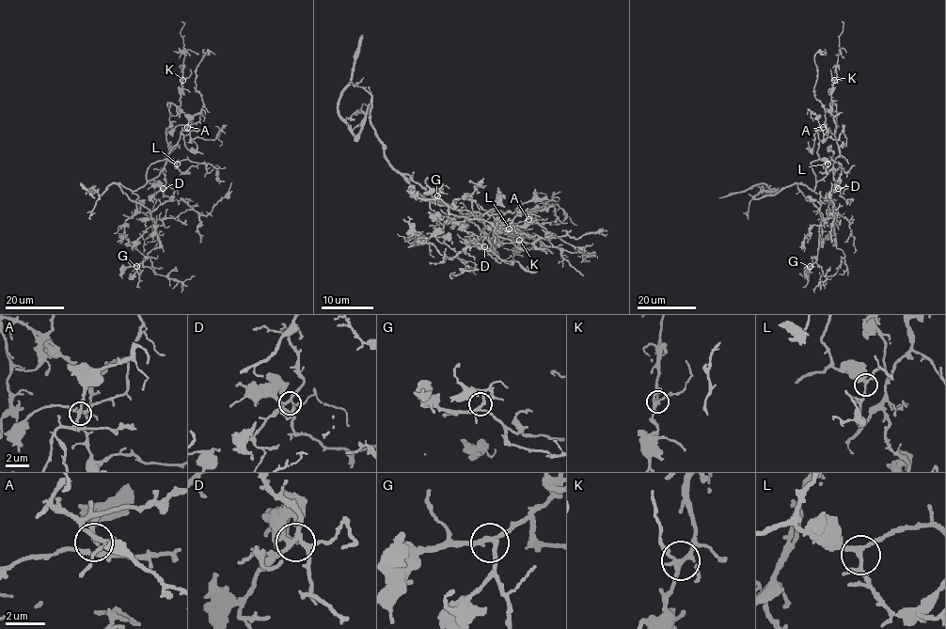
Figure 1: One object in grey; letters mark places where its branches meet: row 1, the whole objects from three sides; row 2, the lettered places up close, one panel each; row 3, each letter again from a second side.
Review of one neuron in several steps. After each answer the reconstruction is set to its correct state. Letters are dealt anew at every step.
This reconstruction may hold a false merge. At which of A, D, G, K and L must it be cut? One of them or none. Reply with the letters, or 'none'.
none

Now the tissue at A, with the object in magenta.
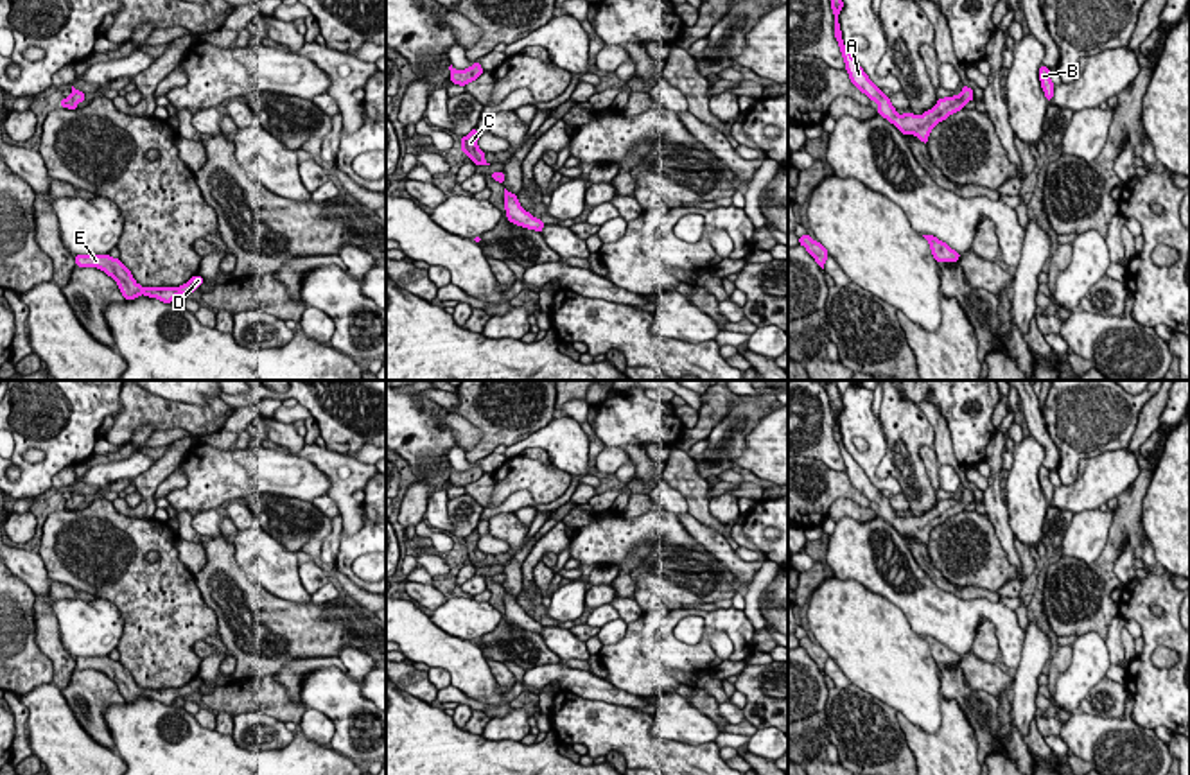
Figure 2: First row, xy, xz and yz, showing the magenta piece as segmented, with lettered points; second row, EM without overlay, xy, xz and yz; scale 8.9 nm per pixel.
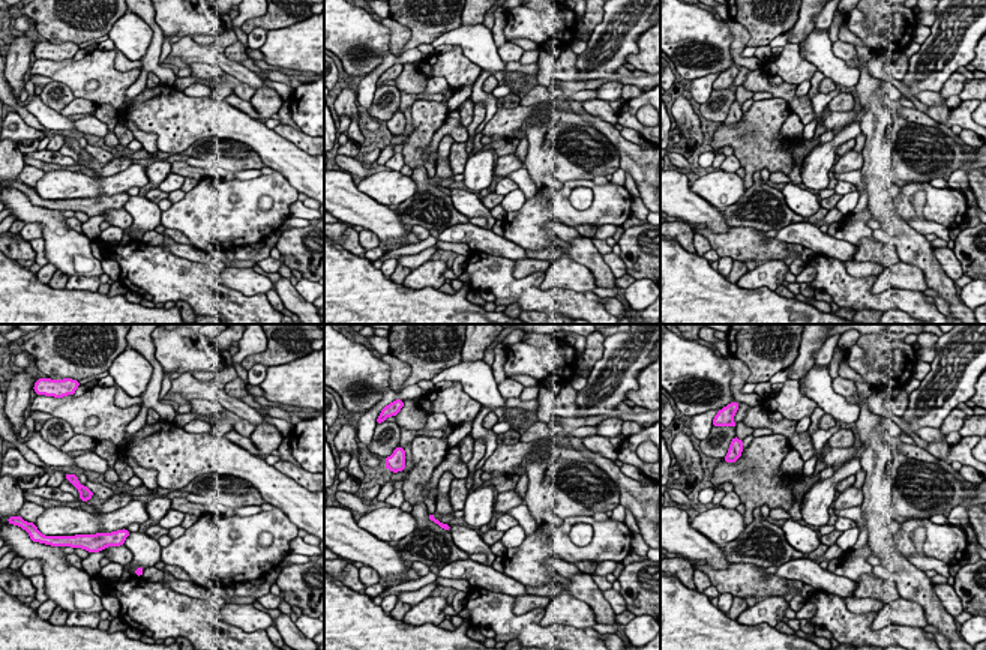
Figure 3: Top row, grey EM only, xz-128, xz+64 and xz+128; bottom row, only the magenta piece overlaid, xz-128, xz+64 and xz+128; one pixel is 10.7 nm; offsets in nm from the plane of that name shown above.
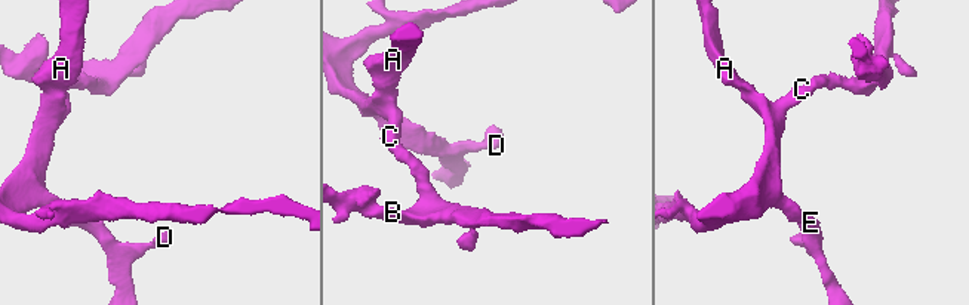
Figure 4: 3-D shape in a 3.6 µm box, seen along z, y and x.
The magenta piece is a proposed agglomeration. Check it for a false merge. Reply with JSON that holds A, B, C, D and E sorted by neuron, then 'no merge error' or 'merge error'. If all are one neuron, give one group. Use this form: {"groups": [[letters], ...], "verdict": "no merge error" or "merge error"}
{"groups": [["A", "B", "C", "D", "E"]], "verdict": "no merge error"}

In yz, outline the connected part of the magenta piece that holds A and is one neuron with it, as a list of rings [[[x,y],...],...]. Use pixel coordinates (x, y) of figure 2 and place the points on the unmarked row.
[[[831,380],[826,386],[826,393],[831,402],[831,411],[835,416],[835,440],[838,443],[845,472],[849,475],[851,484],[865,495],[871,502],[878,504],[878,515],[887,520],[890,526],[894,526],[903,536],[914,536],[917,538],[923,545],[928,545],[930,533],[942,522],[946,522],[949,517],[964,511],[964,508],[973,502],[973,492],[967,488],[962,488],[960,497],[953,499],[944,499],[939,501],[937,506],[924,513],[923,517],[912,517],[906,513],[905,517],[897,517],[896,509],[890,506],[888,497],[885,497],[863,474],[863,470],[858,466],[858,463],[853,459],[853,456],[845,450],[844,441],[842,441],[842,432],[838,425],[838,416],[844,409],[842,404],[842,395],[838,393],[836,382]]]

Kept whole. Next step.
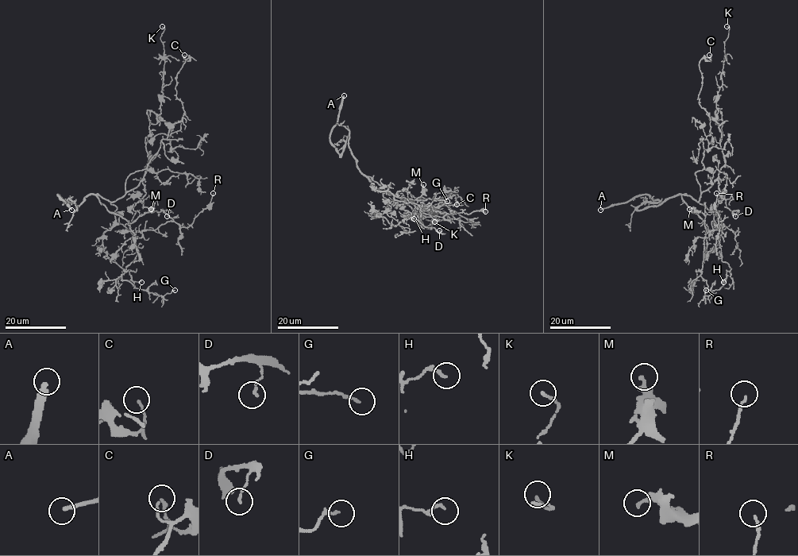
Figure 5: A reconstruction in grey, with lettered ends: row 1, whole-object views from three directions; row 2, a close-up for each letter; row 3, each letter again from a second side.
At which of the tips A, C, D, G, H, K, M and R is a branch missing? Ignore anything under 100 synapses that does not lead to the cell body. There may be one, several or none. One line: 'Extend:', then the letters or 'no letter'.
Extend: A

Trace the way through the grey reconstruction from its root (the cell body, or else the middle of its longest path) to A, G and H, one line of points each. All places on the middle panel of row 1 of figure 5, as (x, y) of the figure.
A: (395, 195), (381, 192), (359, 169), (348, 144), (349, 132), (340, 154), (331, 142), (344, 95)
G: (395, 195), (381, 192), (368, 177), (402, 201), (409, 198), (394, 196), (398, 200), (421, 206), (447, 201)
H: (395, 195), (383, 194), (388, 200), (387, 209), (379, 217), (375, 216), (383, 217), (394, 225), (414, 218)

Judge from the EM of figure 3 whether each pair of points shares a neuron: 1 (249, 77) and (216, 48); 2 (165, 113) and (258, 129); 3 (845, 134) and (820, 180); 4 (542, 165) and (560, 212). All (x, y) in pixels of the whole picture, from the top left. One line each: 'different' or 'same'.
1: same
2: same
3: same
4: different

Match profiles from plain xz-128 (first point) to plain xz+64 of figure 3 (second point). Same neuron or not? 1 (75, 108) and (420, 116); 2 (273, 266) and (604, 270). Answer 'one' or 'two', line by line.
1: one
2: two

